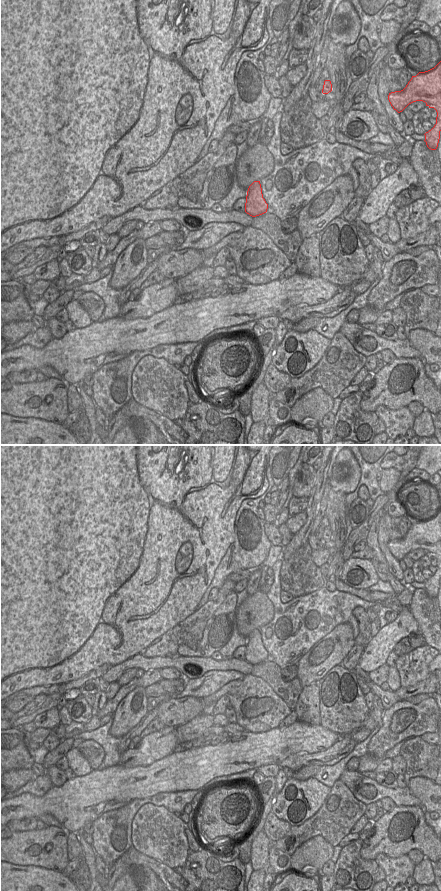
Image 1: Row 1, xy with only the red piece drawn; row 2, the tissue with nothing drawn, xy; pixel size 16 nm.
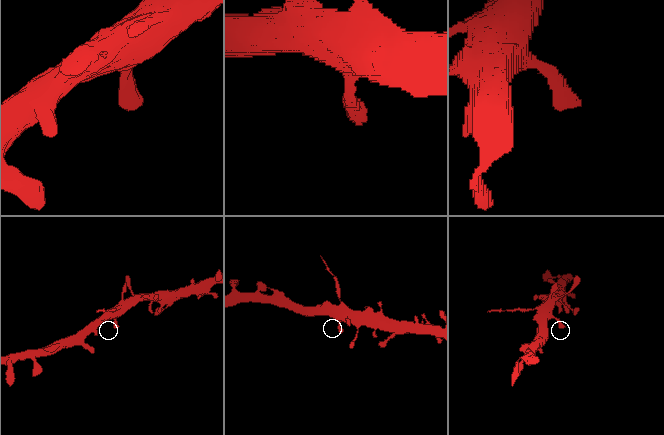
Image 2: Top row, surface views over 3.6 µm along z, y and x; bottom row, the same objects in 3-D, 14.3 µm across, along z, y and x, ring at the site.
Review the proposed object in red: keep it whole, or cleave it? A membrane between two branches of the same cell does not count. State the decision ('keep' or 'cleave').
keep

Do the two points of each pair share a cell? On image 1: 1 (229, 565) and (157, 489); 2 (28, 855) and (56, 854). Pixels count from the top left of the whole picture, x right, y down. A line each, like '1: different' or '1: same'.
1: different
2: same

